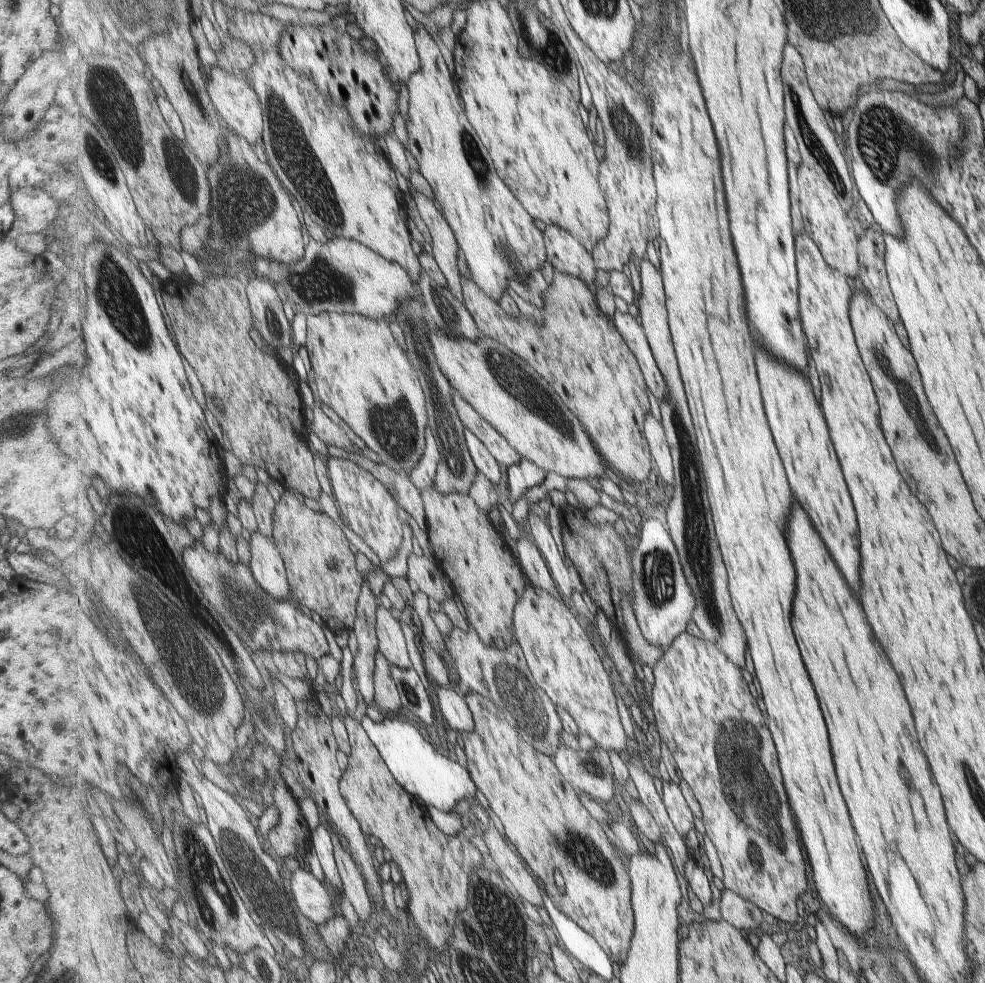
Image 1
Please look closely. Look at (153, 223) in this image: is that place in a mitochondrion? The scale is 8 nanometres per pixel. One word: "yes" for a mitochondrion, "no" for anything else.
no

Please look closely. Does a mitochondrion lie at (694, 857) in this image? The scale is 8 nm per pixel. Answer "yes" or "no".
no

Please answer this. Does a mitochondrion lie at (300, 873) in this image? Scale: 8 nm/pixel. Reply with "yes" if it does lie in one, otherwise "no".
no

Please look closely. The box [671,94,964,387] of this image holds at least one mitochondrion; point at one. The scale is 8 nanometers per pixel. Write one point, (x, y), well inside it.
(887, 147)

